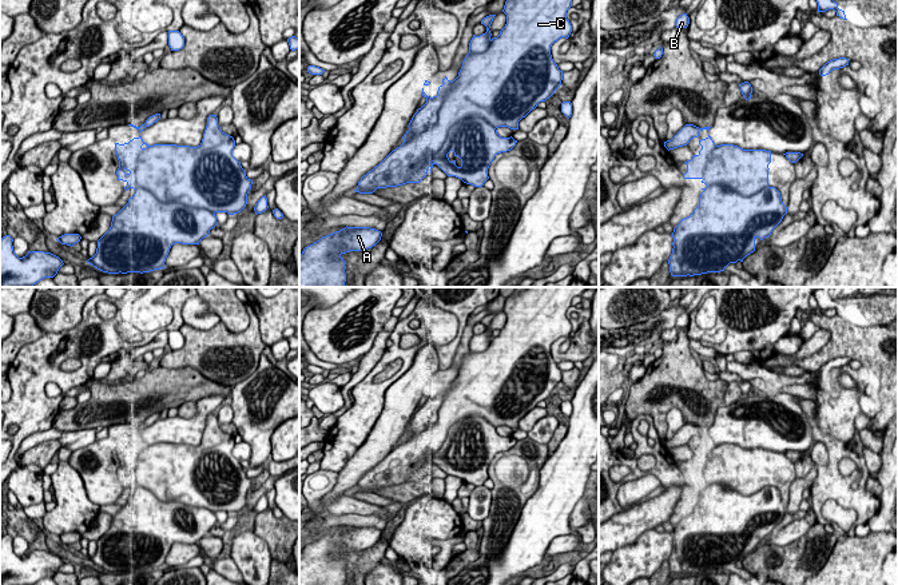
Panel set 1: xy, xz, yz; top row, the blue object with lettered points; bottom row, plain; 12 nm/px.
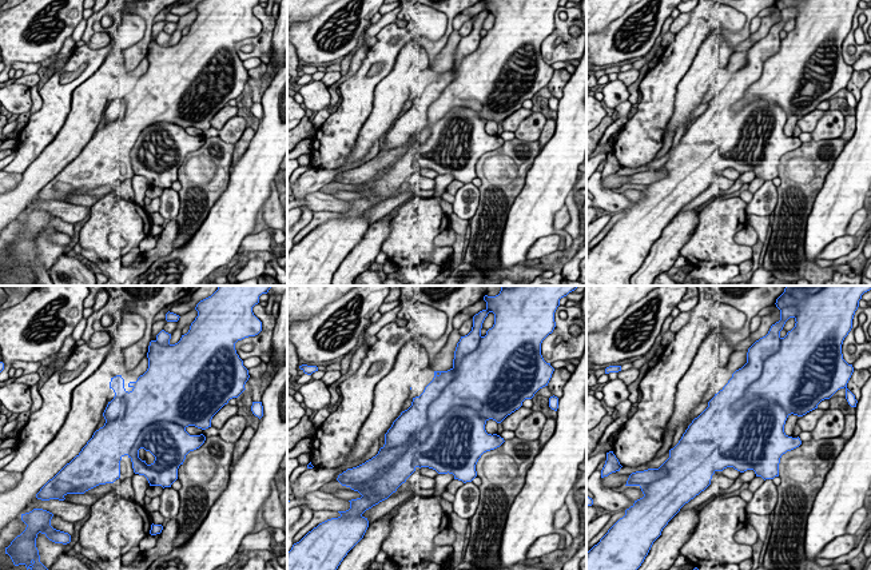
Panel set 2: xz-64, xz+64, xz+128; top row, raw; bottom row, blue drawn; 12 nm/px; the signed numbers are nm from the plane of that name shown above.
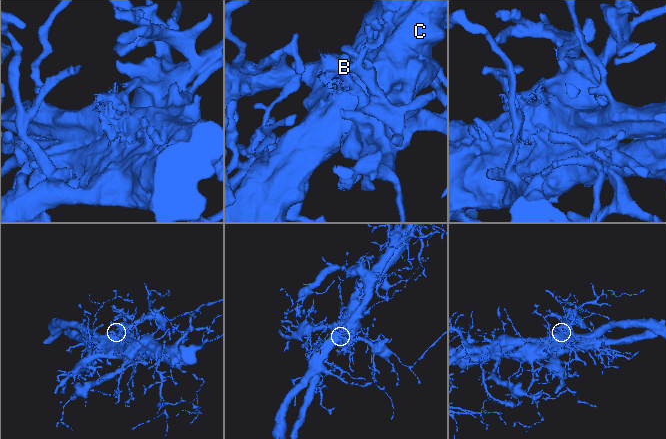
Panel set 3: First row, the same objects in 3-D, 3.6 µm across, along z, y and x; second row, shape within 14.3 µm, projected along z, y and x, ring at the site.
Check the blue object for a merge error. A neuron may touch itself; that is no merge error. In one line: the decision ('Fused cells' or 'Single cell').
Fused cells

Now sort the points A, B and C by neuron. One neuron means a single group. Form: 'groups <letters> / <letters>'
groups A B / C

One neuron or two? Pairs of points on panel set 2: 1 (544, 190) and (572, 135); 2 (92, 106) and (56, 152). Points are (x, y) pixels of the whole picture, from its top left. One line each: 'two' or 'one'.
1: one
2: one

